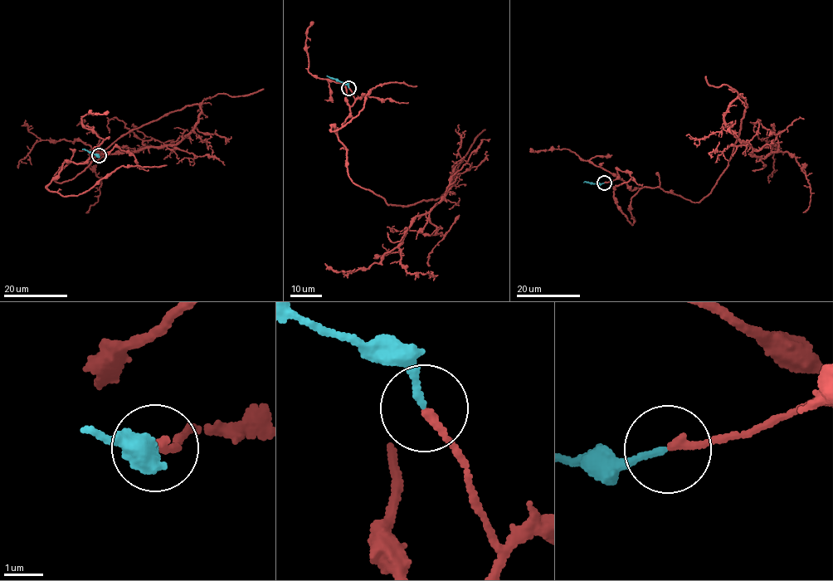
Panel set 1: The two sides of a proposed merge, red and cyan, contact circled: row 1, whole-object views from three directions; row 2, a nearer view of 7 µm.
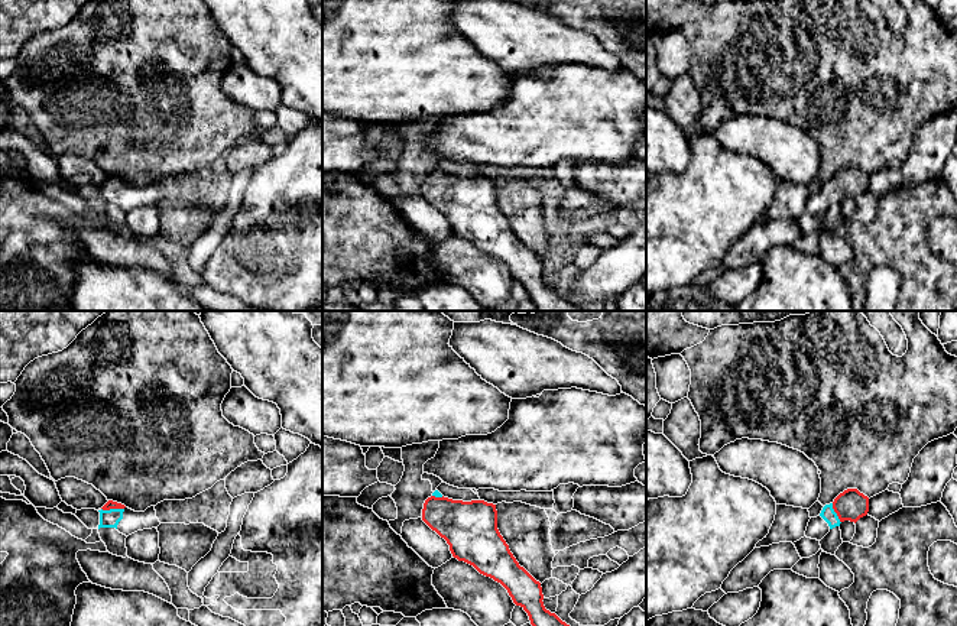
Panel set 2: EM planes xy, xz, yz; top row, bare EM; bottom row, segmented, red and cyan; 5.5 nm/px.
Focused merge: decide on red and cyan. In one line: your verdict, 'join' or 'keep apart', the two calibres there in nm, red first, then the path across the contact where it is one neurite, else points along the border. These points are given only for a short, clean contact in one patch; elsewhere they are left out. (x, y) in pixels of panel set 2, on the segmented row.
join | 50/100 nm | across xy (110, 505), (113, 508), (110, 518)

